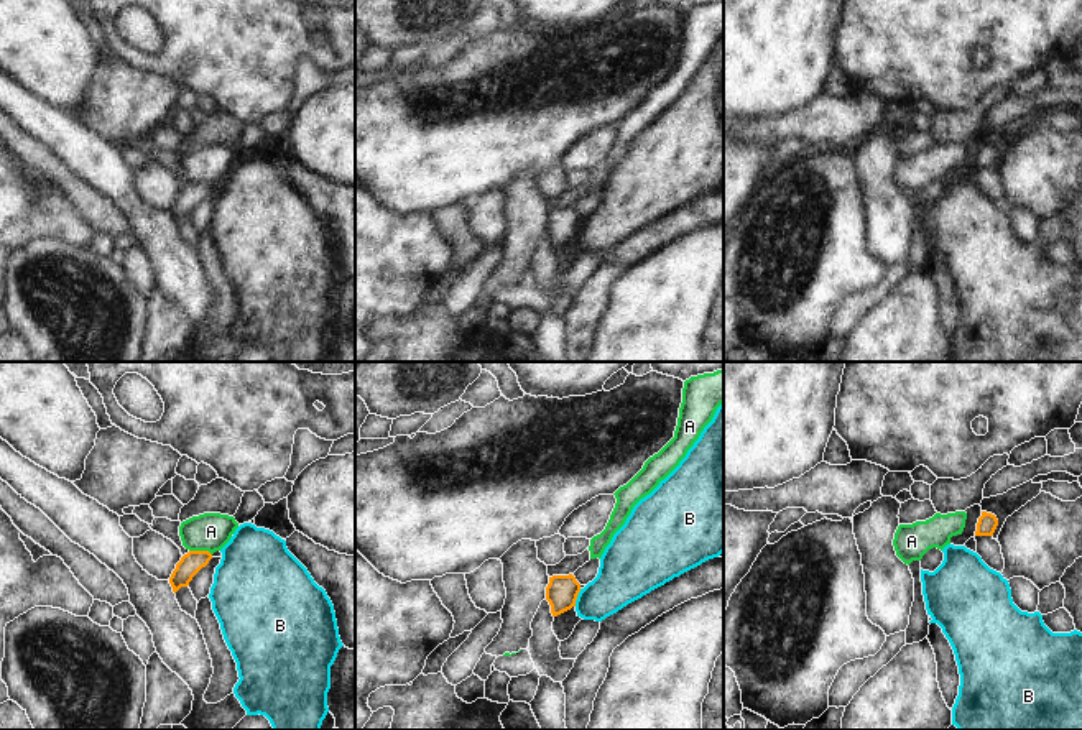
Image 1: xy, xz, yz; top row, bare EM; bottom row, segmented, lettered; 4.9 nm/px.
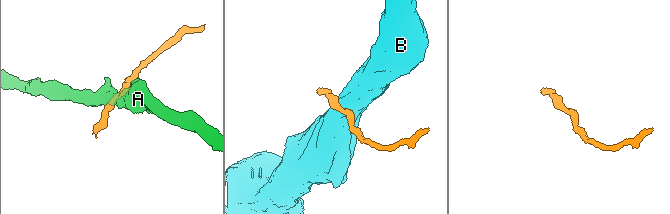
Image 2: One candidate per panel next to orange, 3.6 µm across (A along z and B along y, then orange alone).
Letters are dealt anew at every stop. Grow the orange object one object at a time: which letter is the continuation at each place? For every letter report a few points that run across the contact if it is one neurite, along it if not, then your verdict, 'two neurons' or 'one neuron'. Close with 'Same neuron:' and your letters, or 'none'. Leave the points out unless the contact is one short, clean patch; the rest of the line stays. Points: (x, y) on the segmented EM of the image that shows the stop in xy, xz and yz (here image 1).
A: xy (189, 549), (206, 549), (211, 554) | two neurons
B: xz (581, 589), (574, 605) | two neurons
Same neuron: none

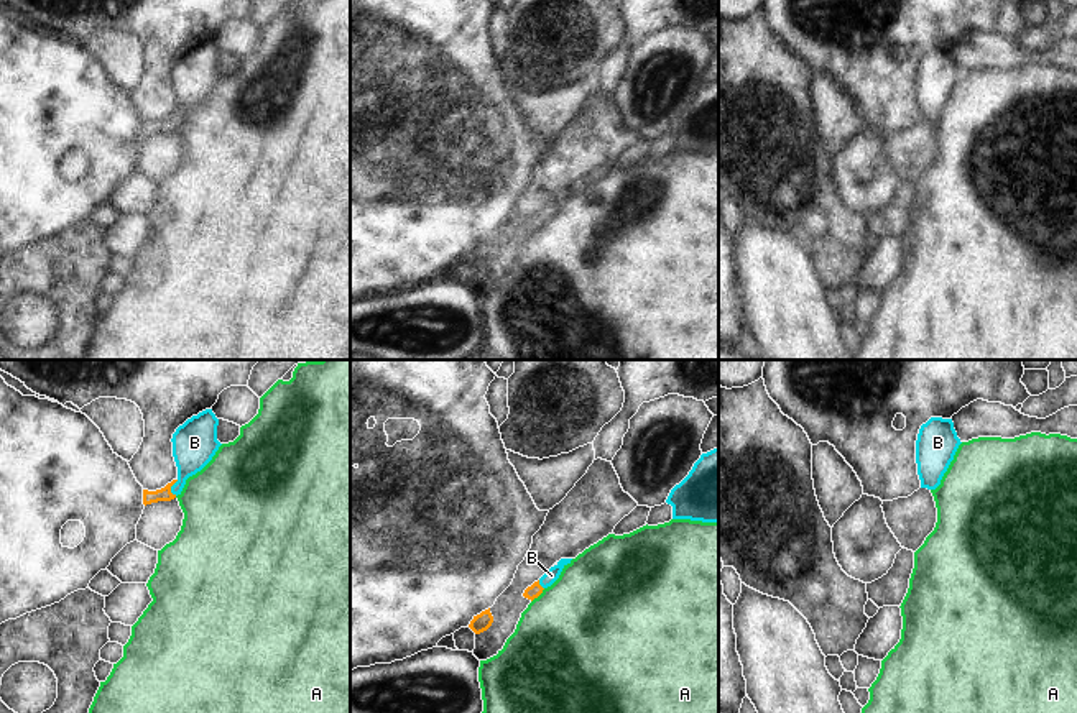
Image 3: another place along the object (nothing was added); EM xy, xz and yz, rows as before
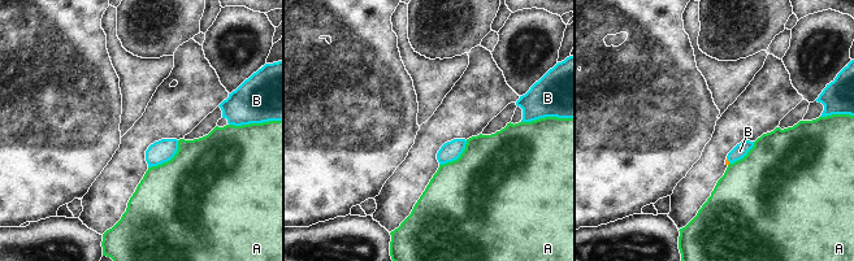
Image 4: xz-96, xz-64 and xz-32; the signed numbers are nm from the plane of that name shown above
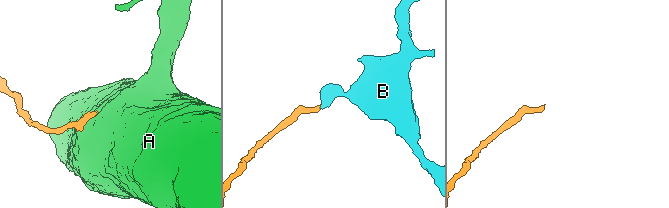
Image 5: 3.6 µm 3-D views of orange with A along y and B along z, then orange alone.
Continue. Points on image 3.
A: xz (545, 588), (531, 602) | two neurons
B: xy (165, 493), (170, 488), (181, 478), (194, 444) | one neuron
Same neuron: B

